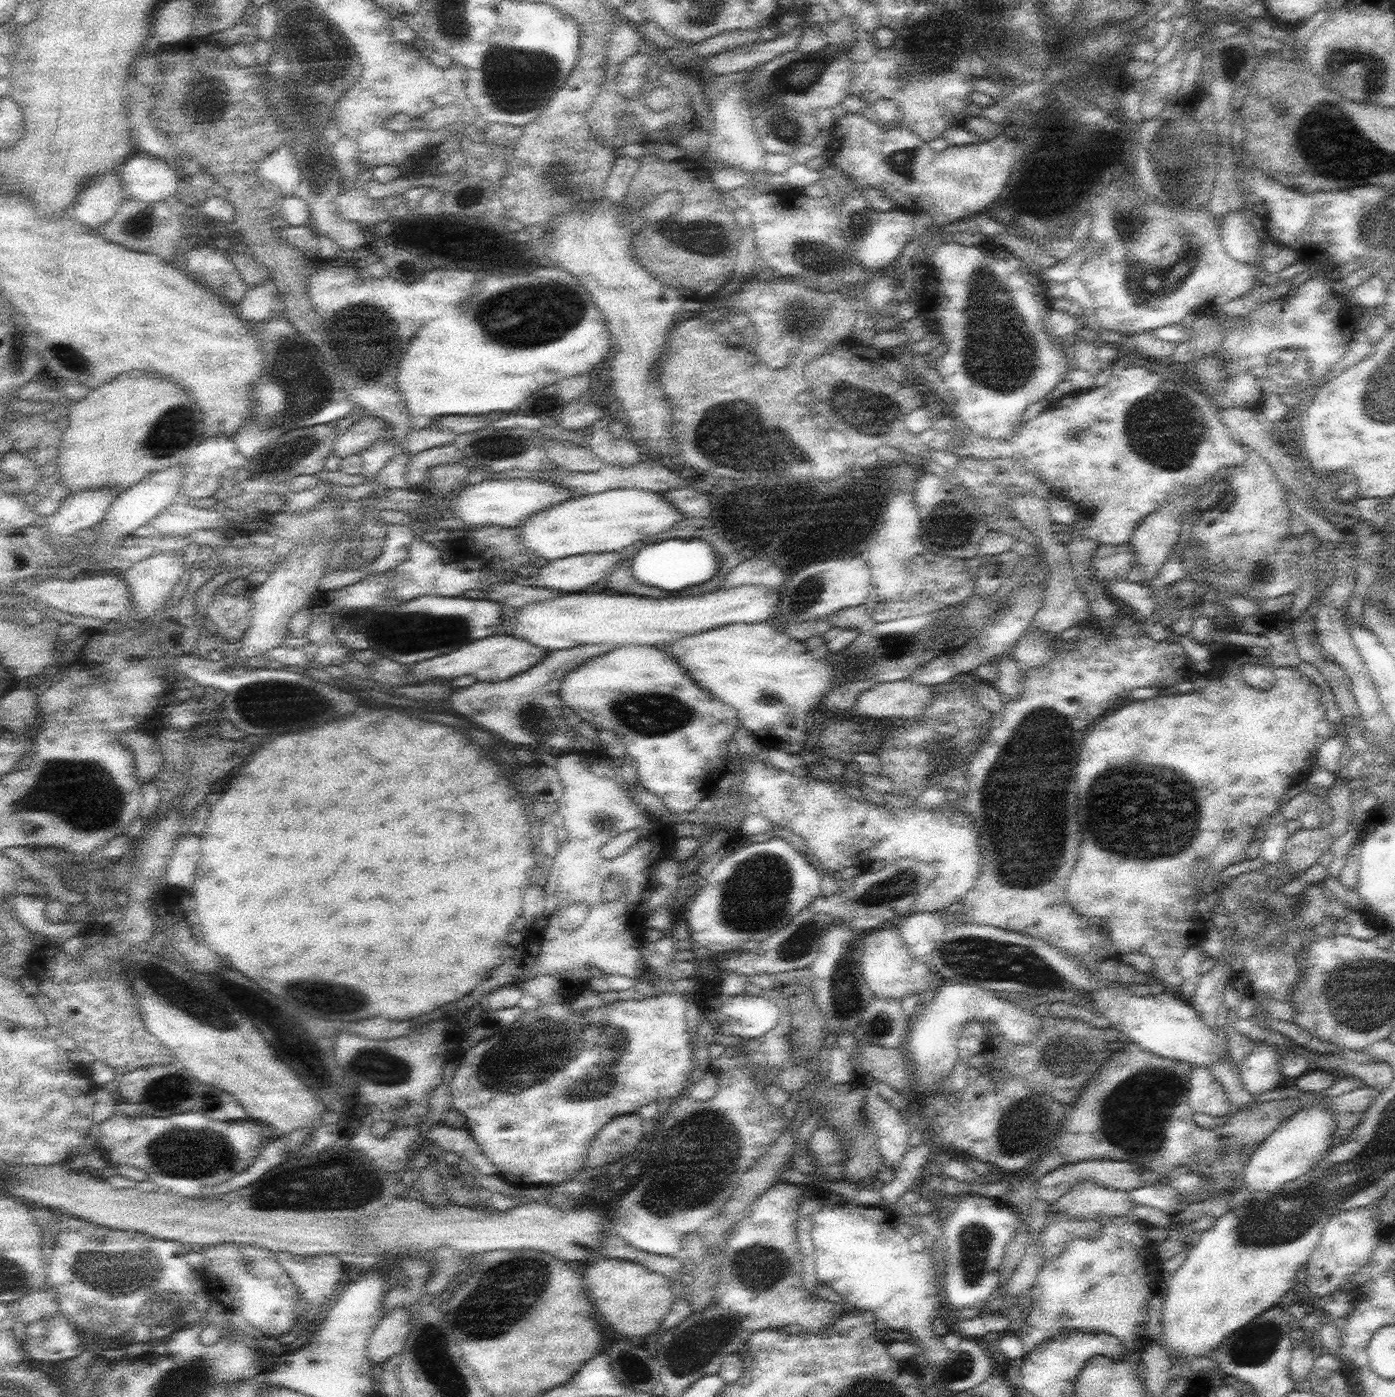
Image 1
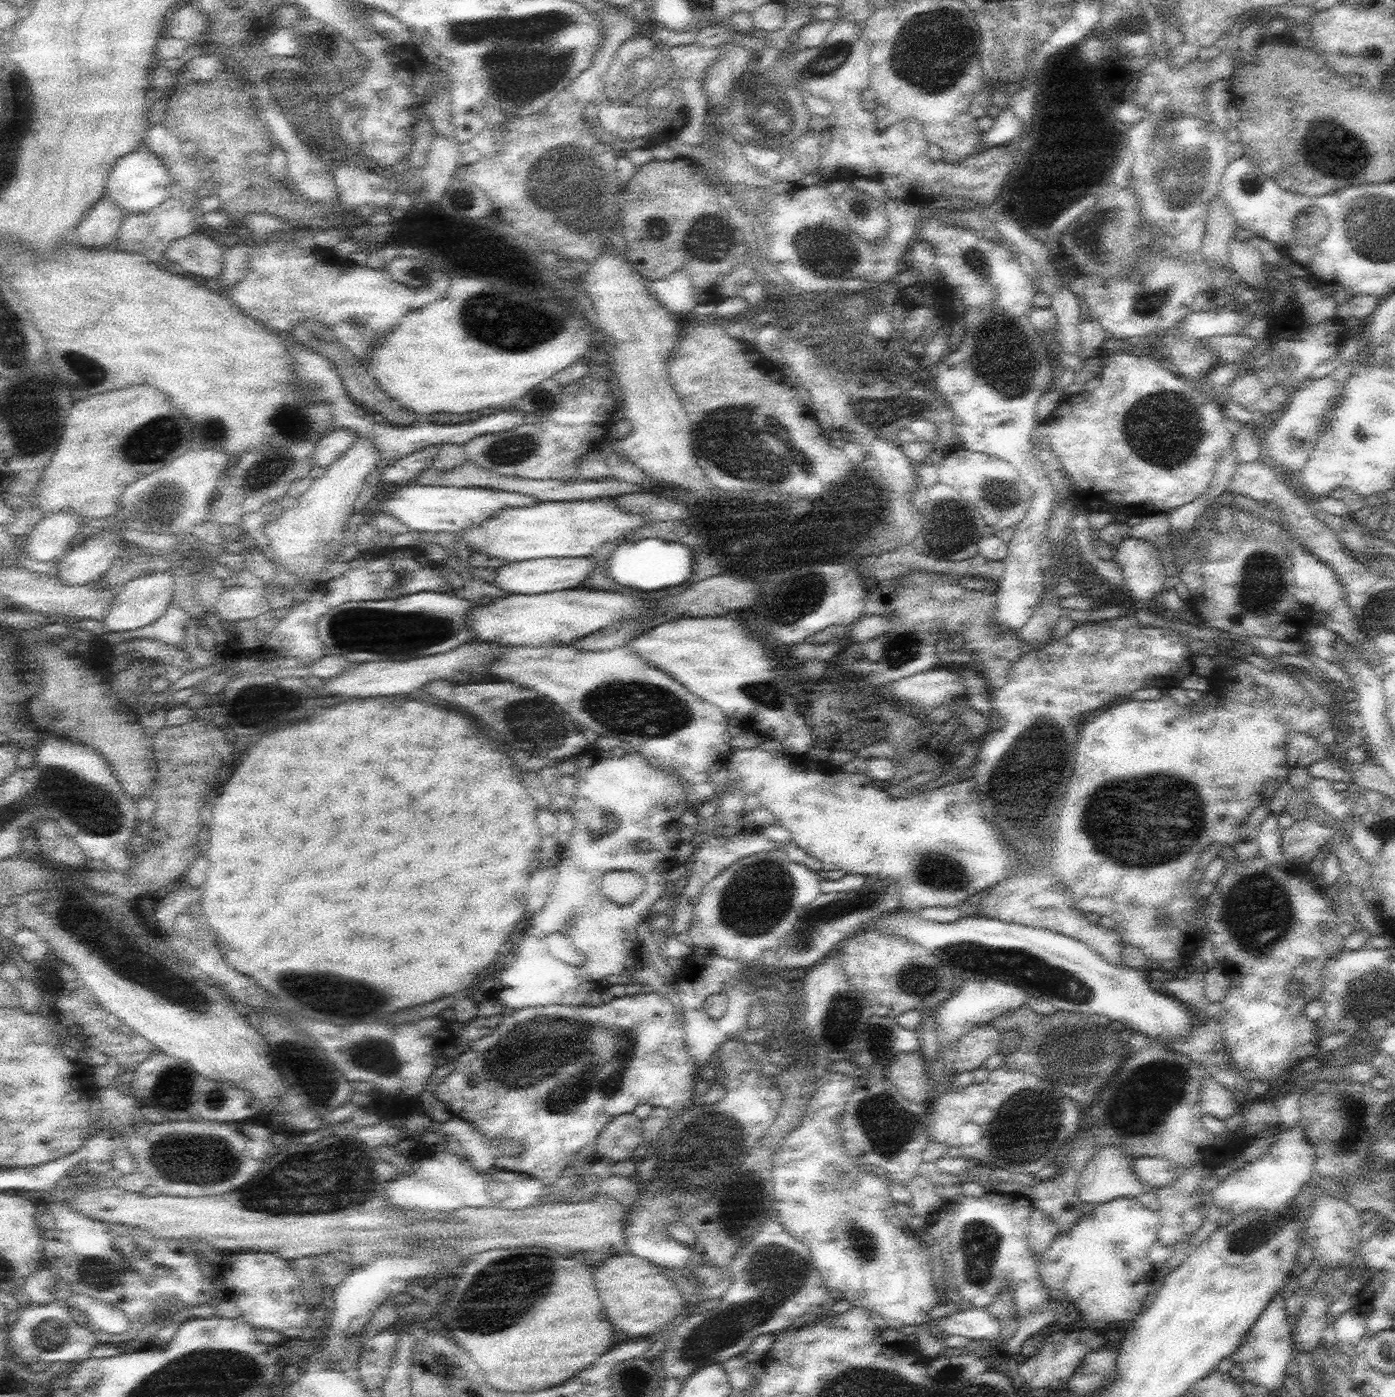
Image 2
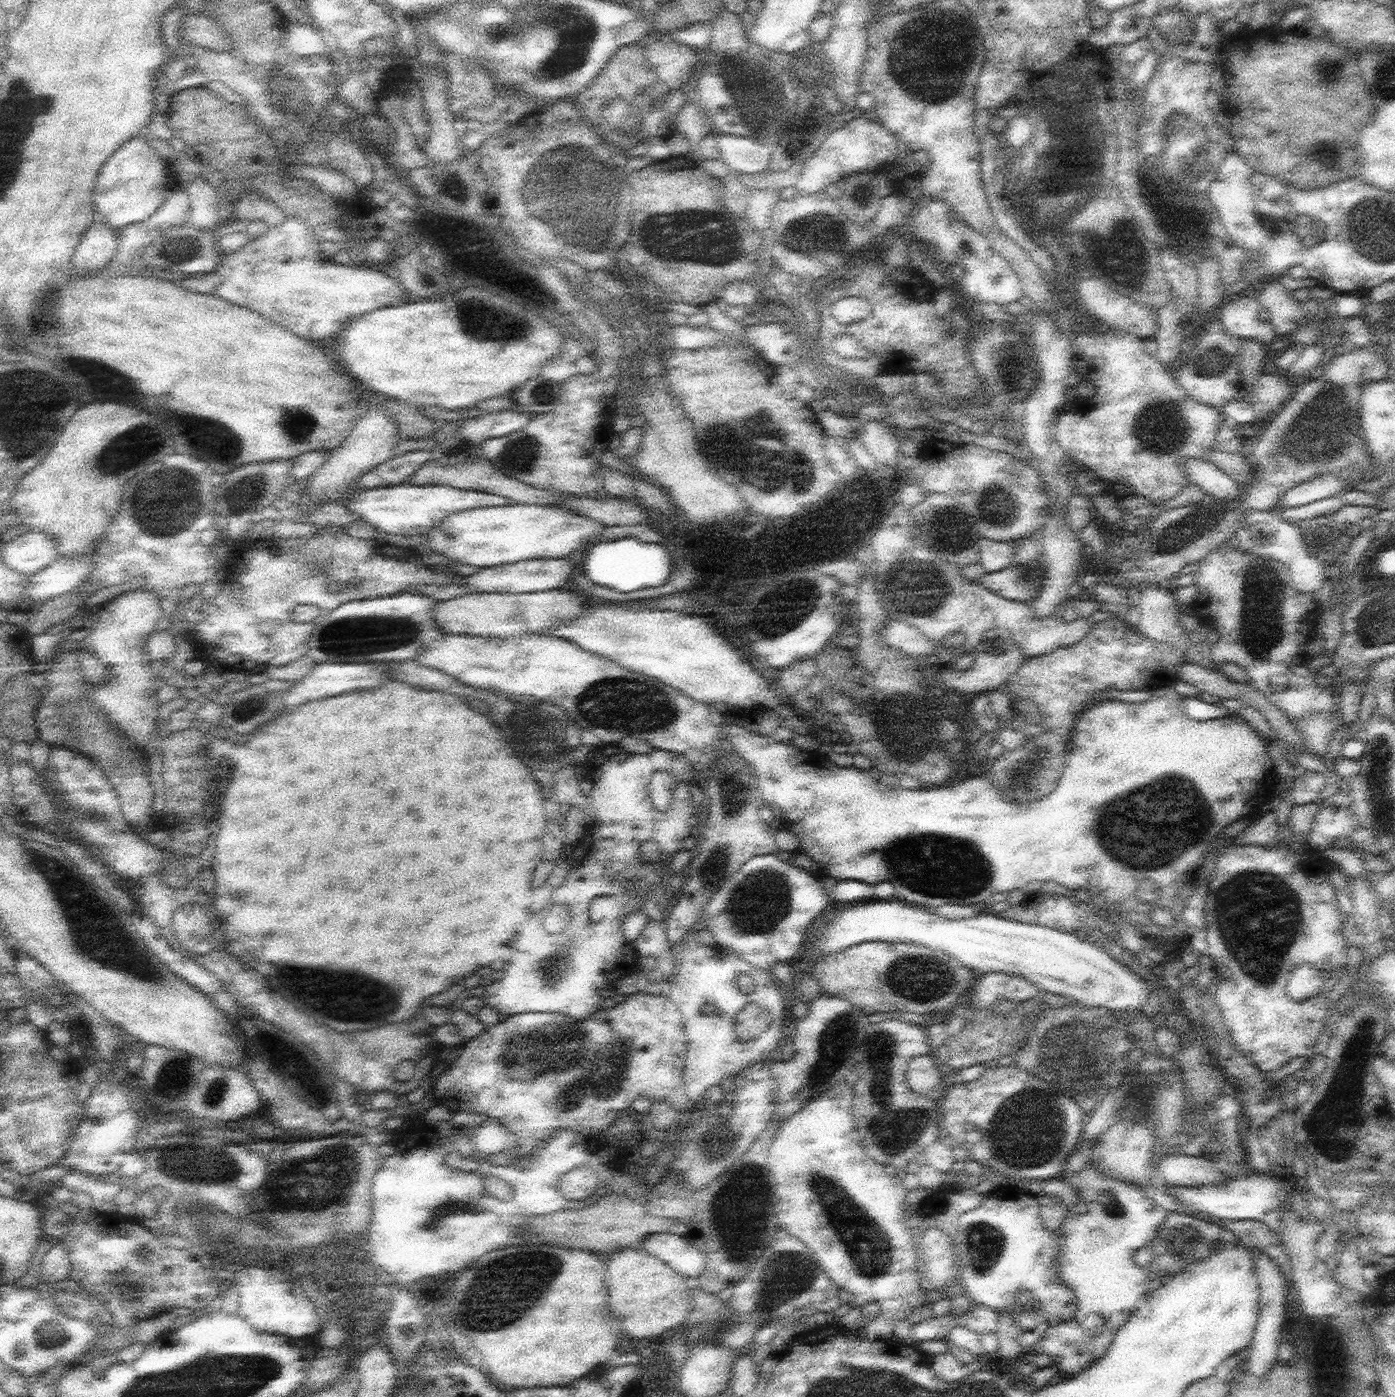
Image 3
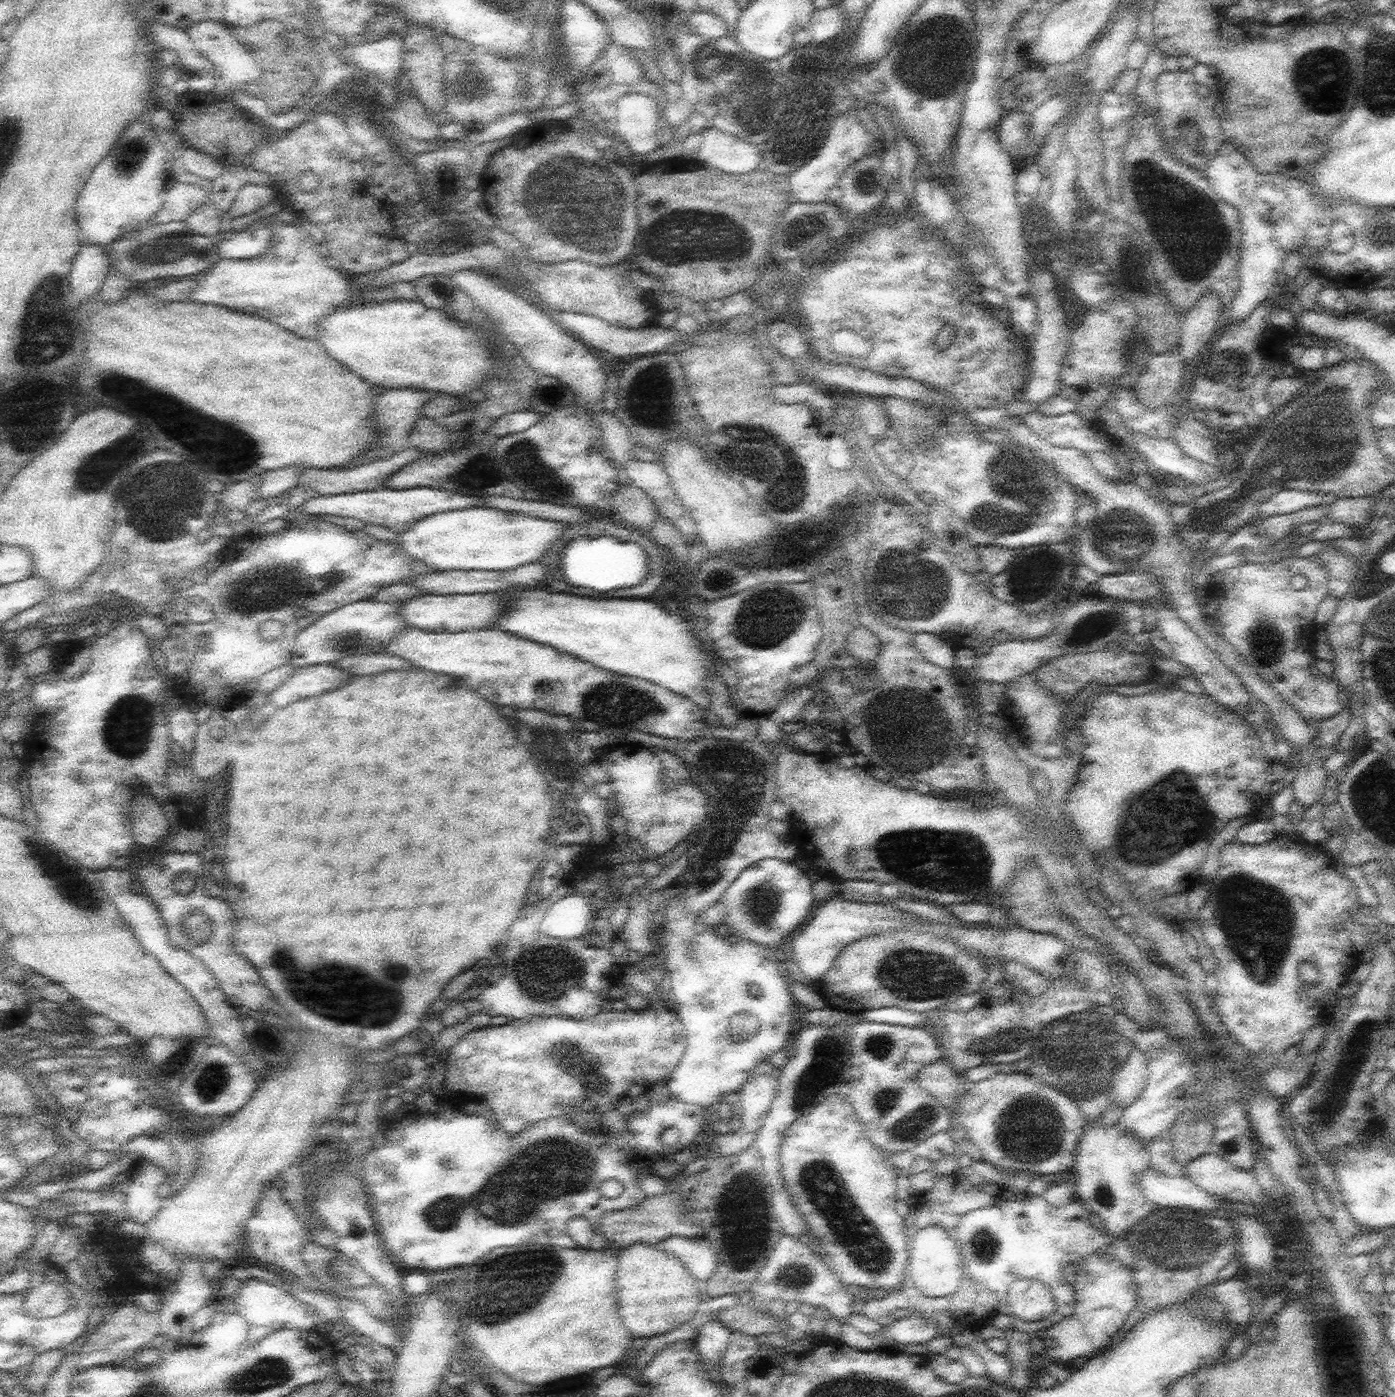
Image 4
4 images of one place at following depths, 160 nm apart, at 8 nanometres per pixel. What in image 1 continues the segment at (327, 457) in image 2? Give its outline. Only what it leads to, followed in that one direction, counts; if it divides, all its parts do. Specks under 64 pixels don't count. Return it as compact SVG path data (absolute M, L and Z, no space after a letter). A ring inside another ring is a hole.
M364 414L355 421L350 429L344 432L344 435L336 439L332 454L346 458L366 451L378 439L384 438L386 425L387 422L382 418Z

